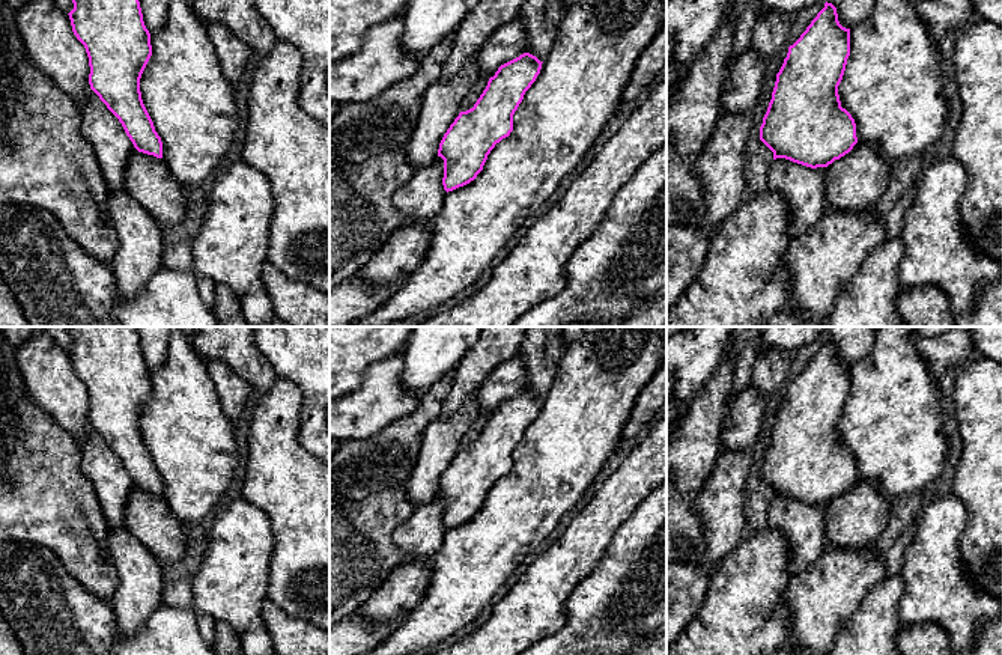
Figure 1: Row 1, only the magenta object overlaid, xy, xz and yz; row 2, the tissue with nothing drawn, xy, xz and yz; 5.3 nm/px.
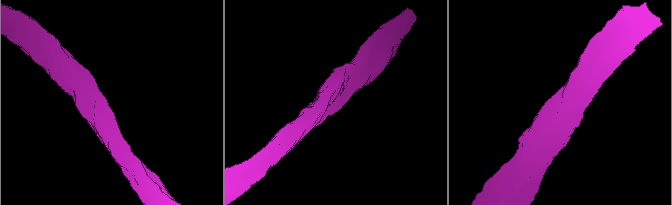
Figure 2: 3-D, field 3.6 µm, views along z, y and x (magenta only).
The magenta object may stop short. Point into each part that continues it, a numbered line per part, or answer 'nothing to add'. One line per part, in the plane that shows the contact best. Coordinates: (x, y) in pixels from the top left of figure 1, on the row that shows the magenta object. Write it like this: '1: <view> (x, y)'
nothing to add

